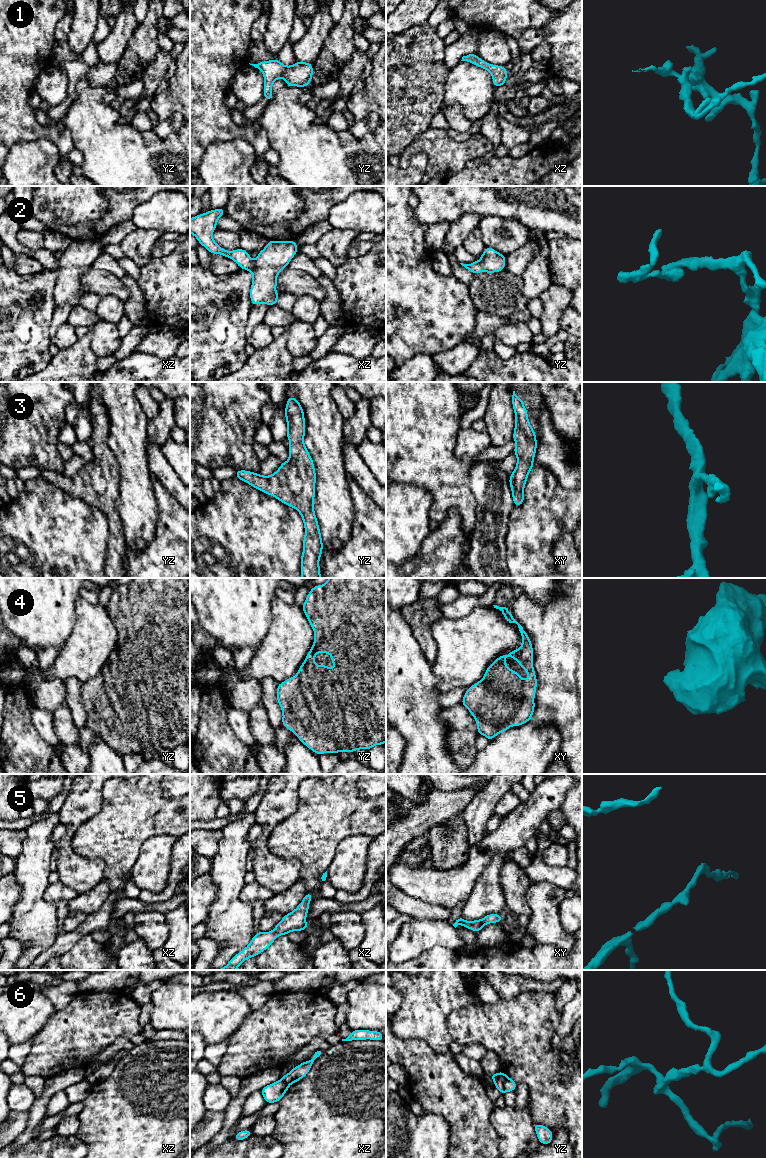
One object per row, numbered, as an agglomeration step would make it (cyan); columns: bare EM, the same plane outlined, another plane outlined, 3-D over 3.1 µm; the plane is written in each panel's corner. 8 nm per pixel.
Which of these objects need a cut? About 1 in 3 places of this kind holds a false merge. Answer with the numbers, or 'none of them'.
6

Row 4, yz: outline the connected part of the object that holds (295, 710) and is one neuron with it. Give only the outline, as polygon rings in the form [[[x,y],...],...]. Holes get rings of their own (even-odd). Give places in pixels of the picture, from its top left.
[[[329,578],[325,584],[312,587],[302,609],[314,630],[315,638],[297,675],[277,686],[277,702],[283,714],[282,726],[292,731],[305,746],[318,756],[324,753],[340,753],[341,751],[355,752],[358,749],[368,751],[375,745],[383,745],[386,742],[386,578]],[[317,653],[329,653],[335,668],[330,669],[327,665],[316,665],[314,660]]]

